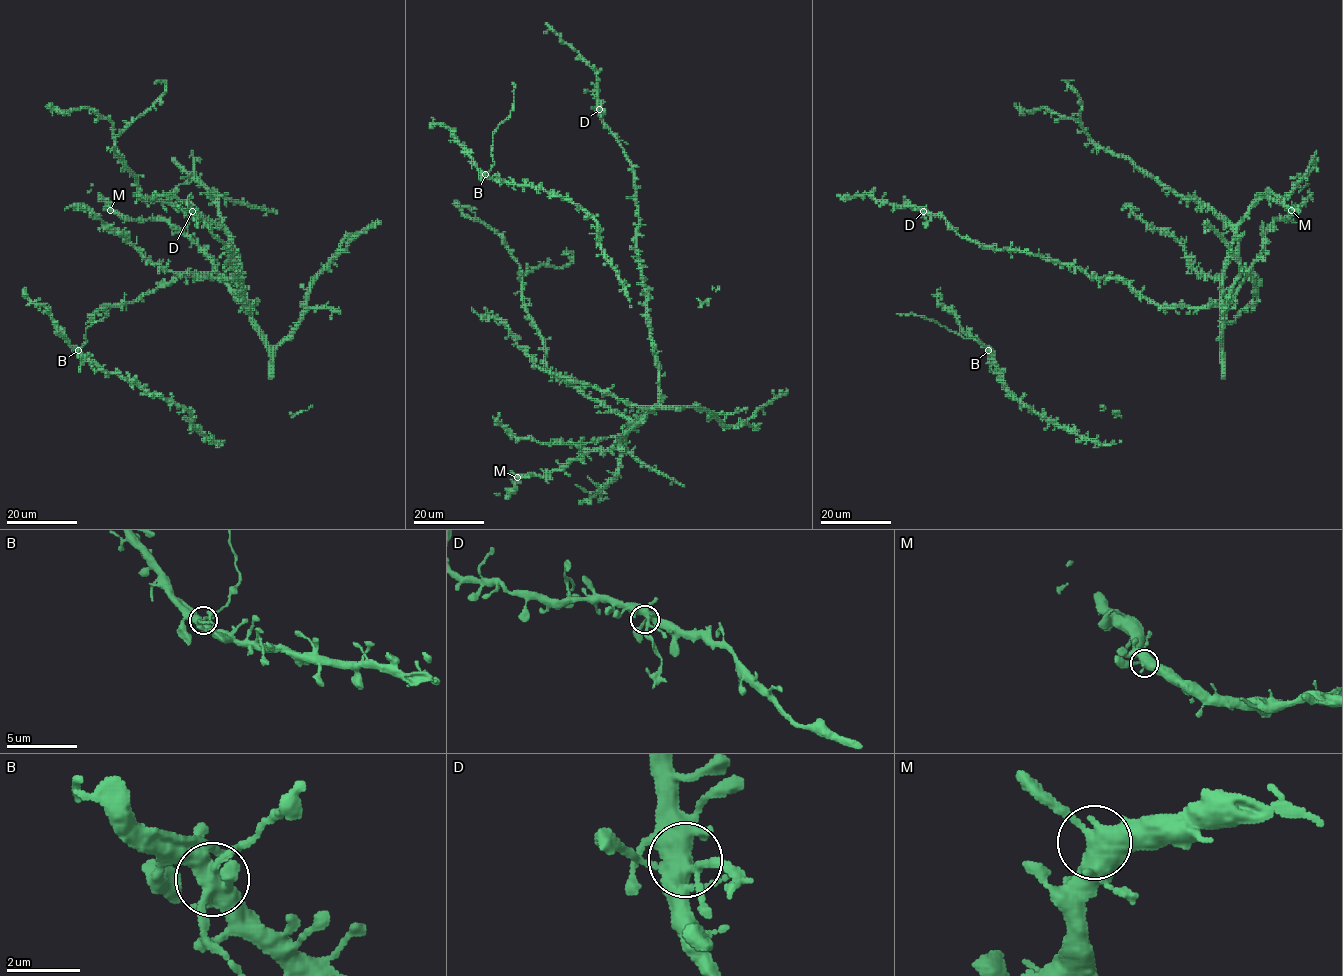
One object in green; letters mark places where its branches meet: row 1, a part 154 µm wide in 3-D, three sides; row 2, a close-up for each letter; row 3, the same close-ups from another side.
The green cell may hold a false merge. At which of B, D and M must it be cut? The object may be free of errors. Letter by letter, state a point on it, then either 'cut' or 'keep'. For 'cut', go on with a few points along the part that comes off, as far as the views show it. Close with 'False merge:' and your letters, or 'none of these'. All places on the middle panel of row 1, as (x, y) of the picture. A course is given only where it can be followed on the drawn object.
B: place (485, 174); keep
D: place (599, 109); keep
M: place (517, 477); keep
False merge: none of these

